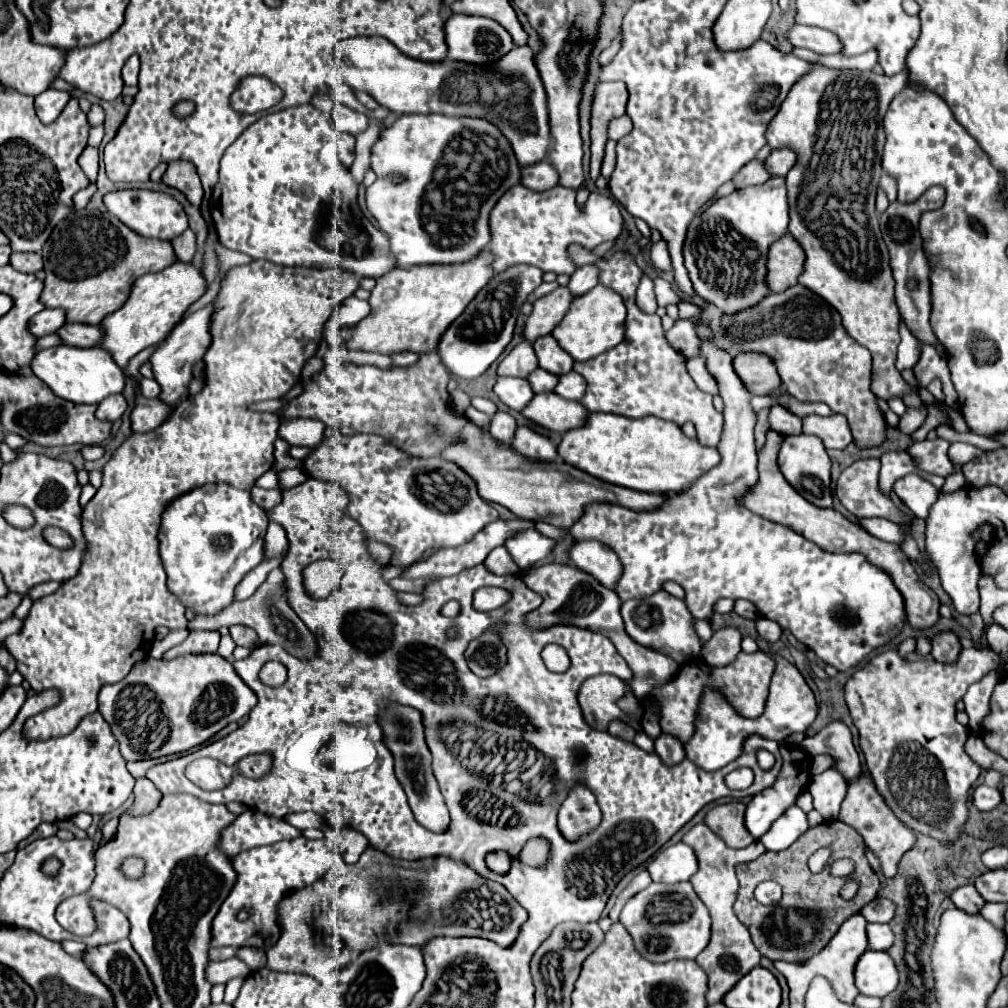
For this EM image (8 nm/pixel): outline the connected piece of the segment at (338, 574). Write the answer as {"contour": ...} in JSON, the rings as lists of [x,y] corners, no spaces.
{"contour":[[[317,560],[311,562],[305,570],[303,570],[303,584],[307,594],[311,594],[313,598],[325,598],[329,596],[333,590],[339,588],[339,582],[343,578],[343,566],[337,560]]]}

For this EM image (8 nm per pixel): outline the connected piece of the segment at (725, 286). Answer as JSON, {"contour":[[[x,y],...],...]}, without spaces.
{"contour":[[[769,178],[765,184],[747,186],[715,200],[691,220],[683,244],[693,290],[723,312],[739,312],[739,308],[757,304],[767,294],[763,286],[767,248],[787,232],[787,224],[785,178]]]}

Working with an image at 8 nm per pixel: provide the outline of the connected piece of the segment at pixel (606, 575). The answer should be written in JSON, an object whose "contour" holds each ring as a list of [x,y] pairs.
{"contour":[[[597,540],[575,542],[569,556],[573,566],[591,574],[597,582],[601,582],[609,590],[617,586],[623,574],[623,564],[615,556],[615,552],[611,552],[611,548],[607,548],[605,544],[599,544]]]}

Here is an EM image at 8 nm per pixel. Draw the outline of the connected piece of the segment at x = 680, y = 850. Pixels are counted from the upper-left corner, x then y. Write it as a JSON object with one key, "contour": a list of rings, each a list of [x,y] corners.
{"contour":[[[679,842],[661,850],[647,866],[653,882],[677,884],[689,880],[697,872],[697,858],[691,846]]]}

